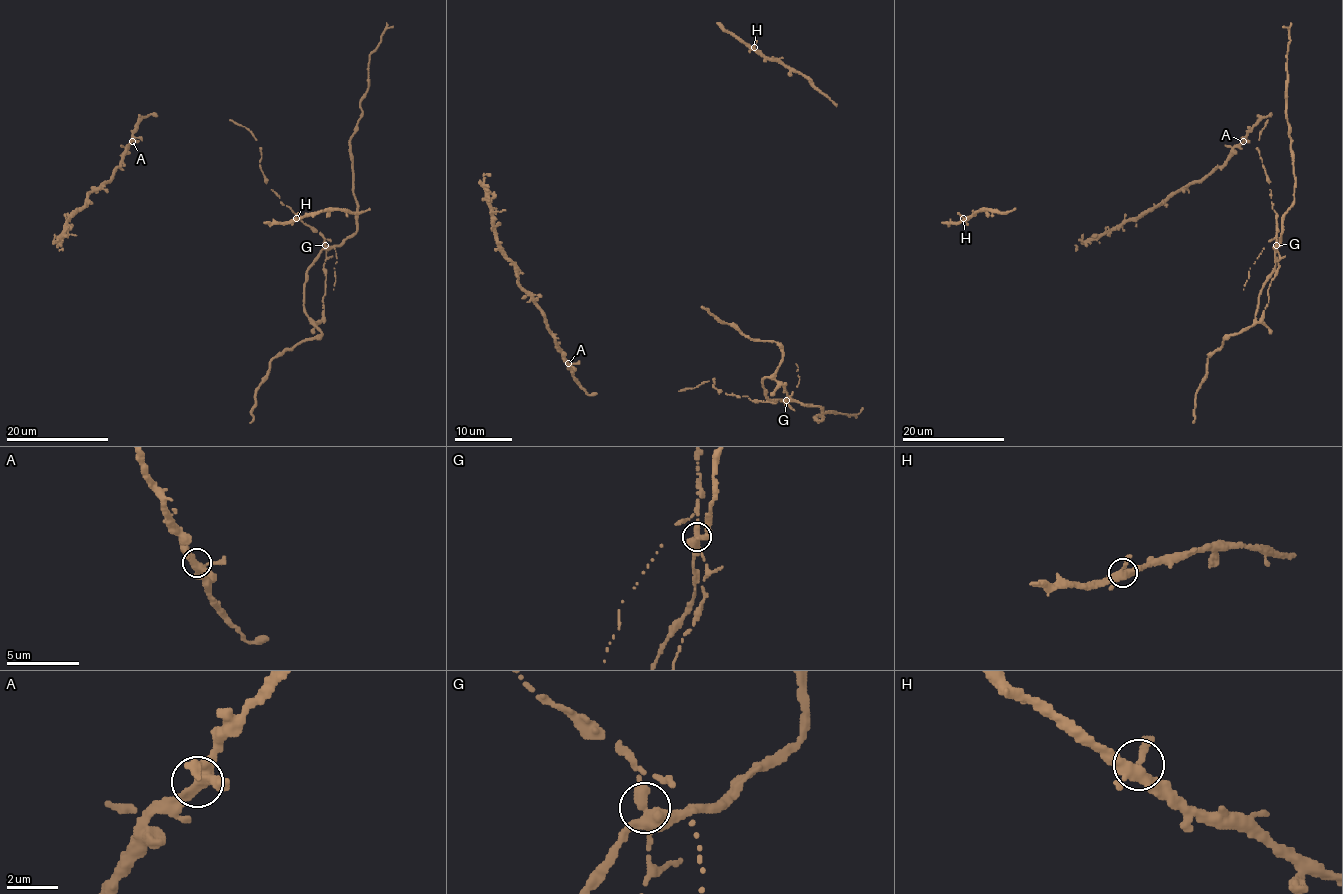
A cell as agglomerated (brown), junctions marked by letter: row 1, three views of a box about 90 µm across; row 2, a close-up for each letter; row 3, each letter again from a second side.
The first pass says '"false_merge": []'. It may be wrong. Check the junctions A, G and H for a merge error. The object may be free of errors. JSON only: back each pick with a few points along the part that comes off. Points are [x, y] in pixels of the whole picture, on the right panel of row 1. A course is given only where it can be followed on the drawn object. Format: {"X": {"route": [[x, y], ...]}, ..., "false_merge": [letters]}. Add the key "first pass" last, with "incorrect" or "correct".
{"G": {"route": [[1276, 245], [1276, 213], [1257, 147], [1267, 119]]}, "false_merge": ["G"], "first pass": "incorrect"}

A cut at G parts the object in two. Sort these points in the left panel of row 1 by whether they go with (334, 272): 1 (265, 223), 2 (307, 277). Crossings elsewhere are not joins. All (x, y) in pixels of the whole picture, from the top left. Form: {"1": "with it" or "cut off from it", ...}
{"1": "cut off from it", "2": "cut off from it"}

